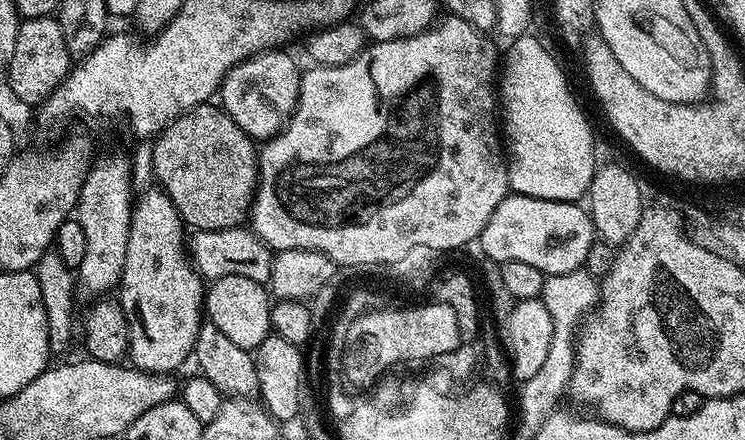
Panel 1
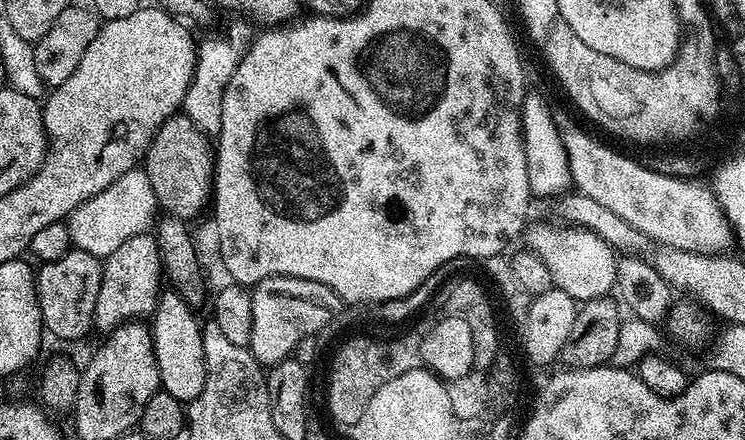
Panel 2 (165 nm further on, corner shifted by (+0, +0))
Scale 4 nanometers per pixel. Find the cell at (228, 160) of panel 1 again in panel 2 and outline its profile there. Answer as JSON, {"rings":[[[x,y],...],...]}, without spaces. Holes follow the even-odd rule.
{"rings":[[[177,114],[172,116],[166,122],[162,122],[162,126],[154,134],[152,139],[152,145],[148,147],[148,151],[144,153],[144,159],[142,161],[142,169],[149,176],[150,184],[153,187],[154,194],[156,195],[156,203],[161,209],[169,216],[176,216],[182,221],[191,221],[191,216],[196,216],[204,207],[209,207],[210,201],[214,196],[214,144],[209,137],[198,130],[198,126],[194,126],[194,122],[190,122],[190,118],[183,114]]]}

